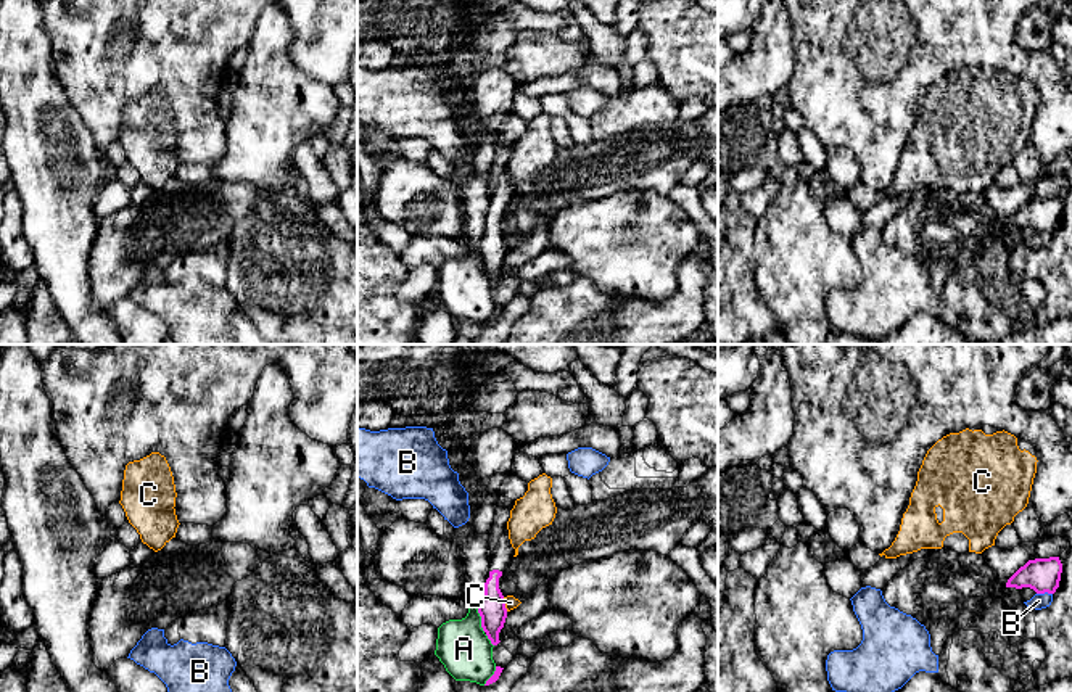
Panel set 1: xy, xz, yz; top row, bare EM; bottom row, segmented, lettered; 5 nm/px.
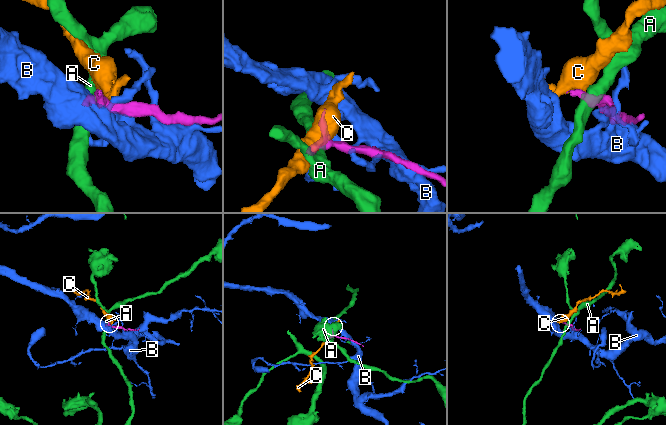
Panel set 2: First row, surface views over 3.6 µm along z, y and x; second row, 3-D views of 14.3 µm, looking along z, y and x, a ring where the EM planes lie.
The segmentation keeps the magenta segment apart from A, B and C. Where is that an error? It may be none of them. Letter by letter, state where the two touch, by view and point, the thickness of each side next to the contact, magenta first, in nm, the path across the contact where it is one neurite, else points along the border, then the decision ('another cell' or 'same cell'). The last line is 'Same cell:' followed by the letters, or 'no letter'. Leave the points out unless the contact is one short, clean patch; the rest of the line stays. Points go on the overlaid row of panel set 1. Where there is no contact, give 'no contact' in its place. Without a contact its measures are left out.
A: contact xz (482, 620); calibres 140 and 260 nm; border xz (475, 607), (480, 626), (485, 631); another cell
B: contact yz (1043, 593); calibres 170 and 80 nm; another cell
C: contact xz (504, 604); calibres 140 and 60 nm; border xz (503, 597), (507, 610); another cell
Same cell: no letter

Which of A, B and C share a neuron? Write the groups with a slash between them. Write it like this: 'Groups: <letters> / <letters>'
Groups: A / B / C

